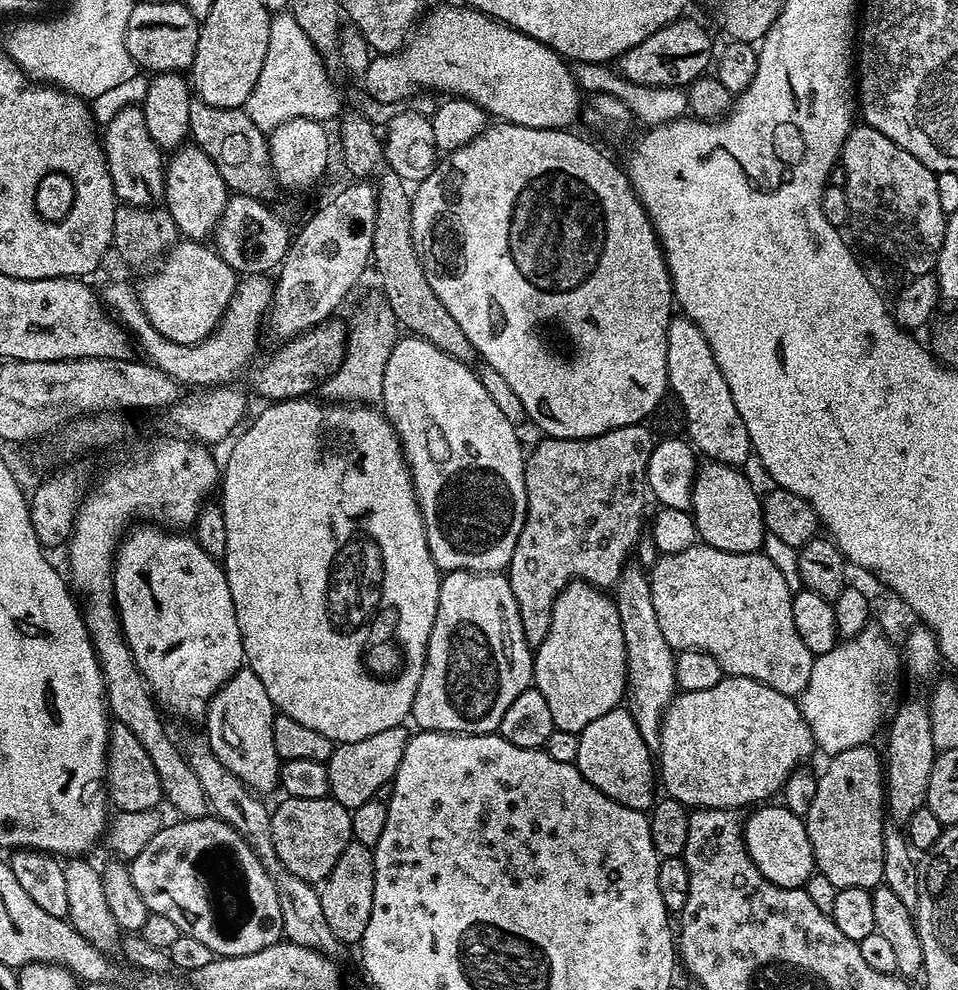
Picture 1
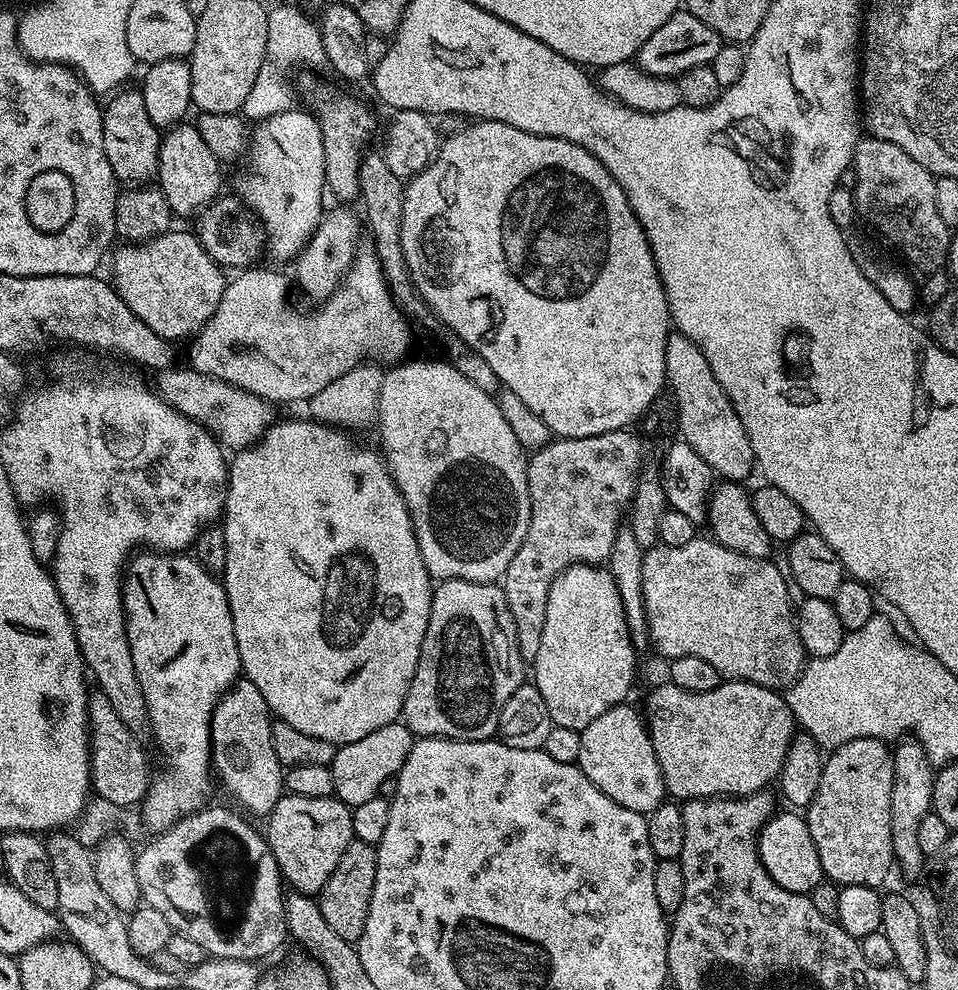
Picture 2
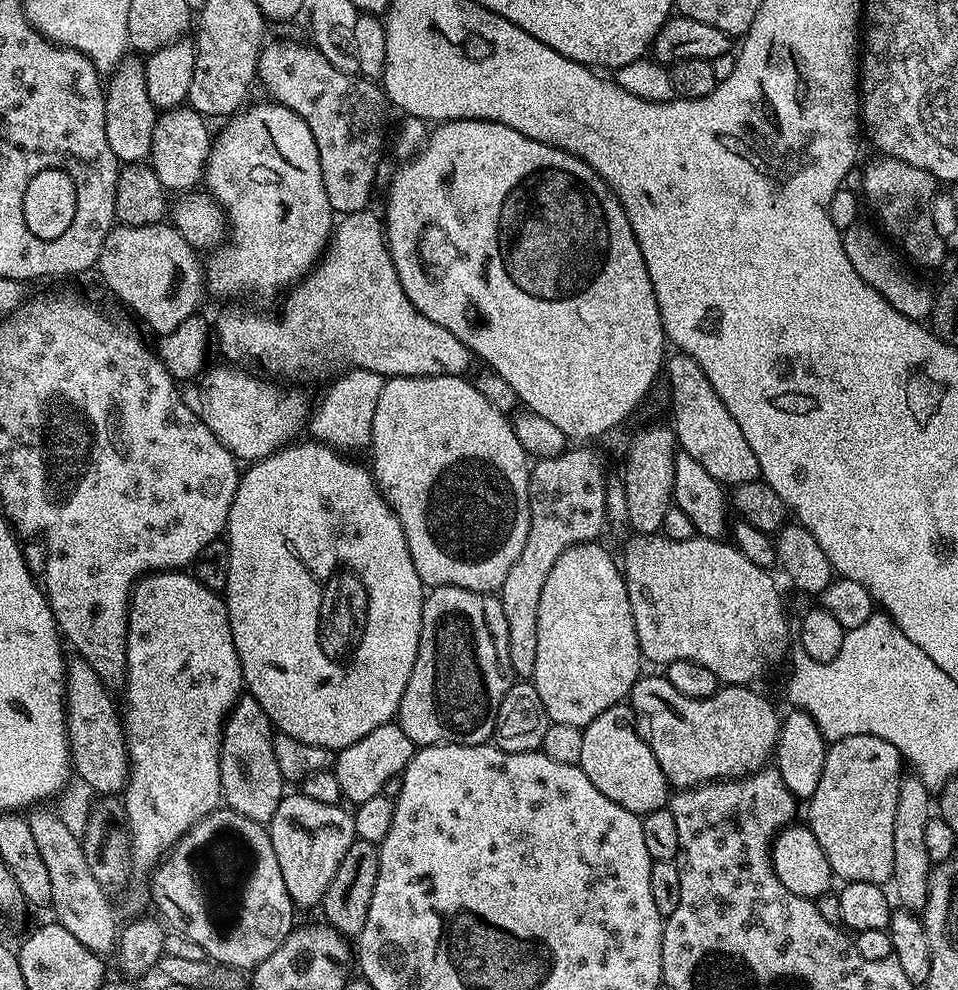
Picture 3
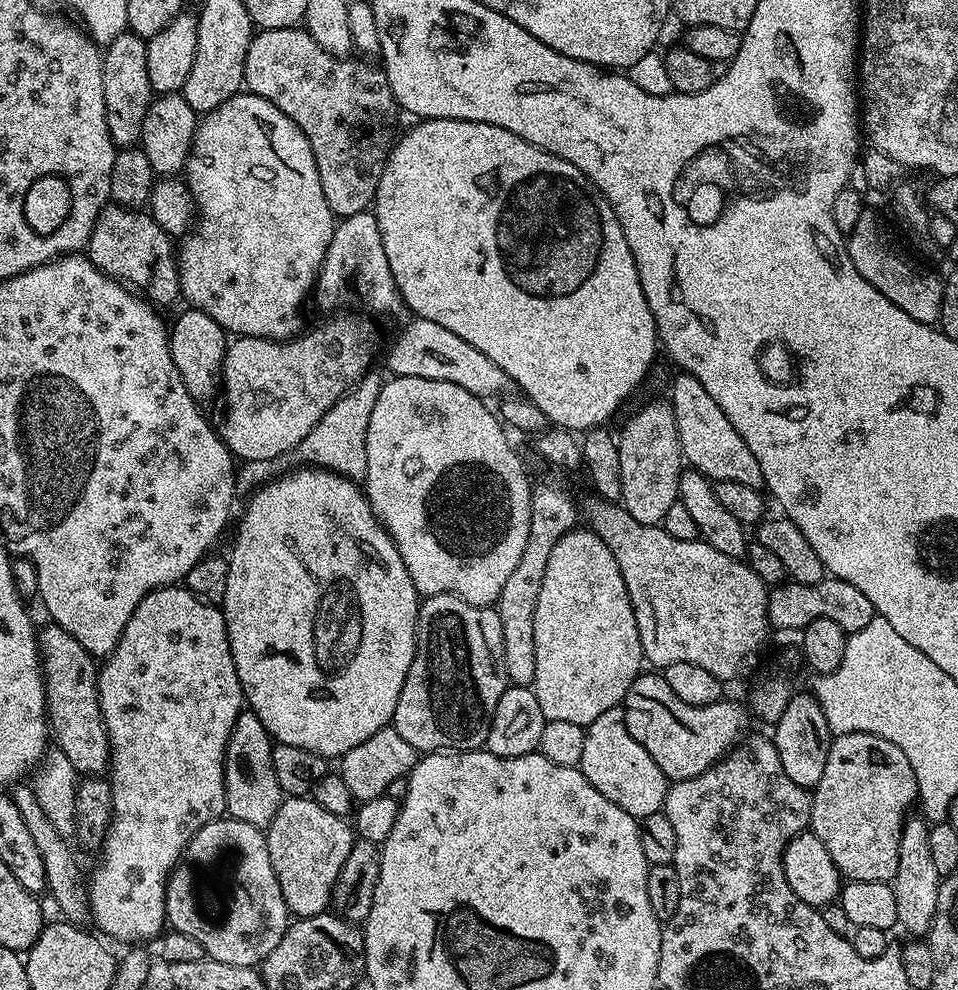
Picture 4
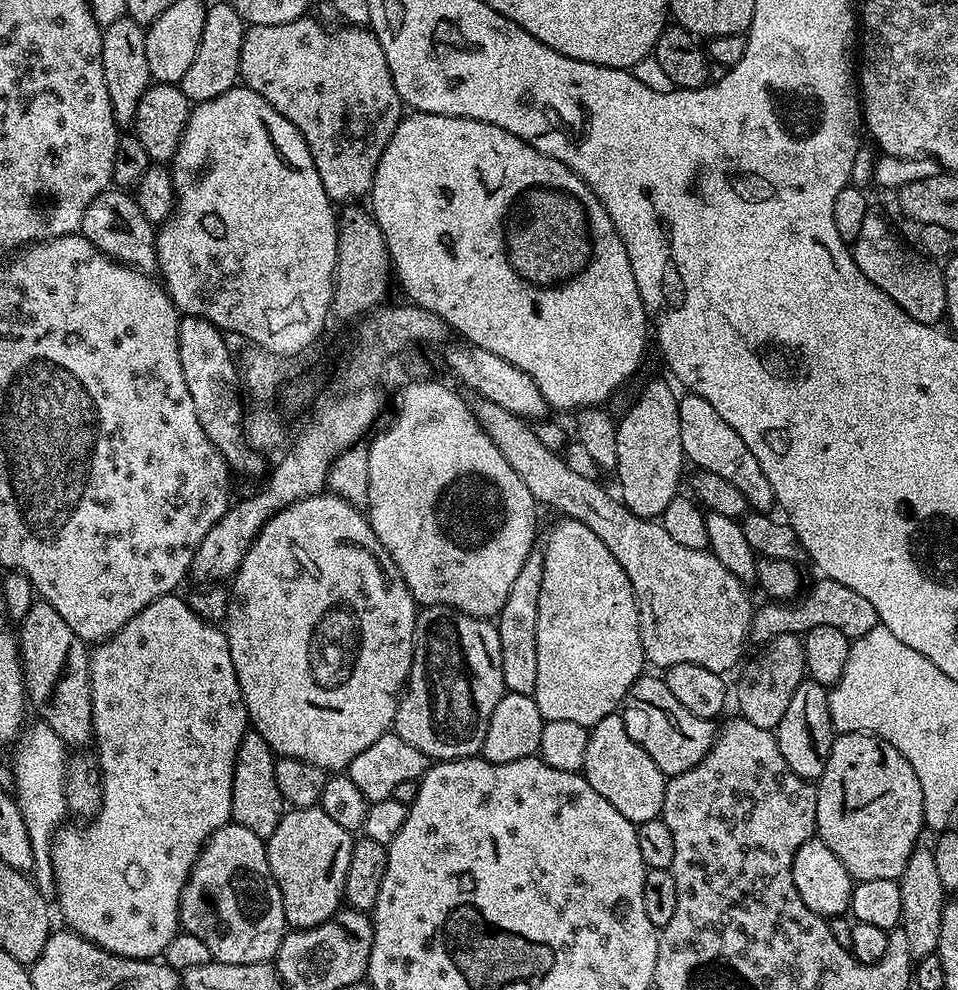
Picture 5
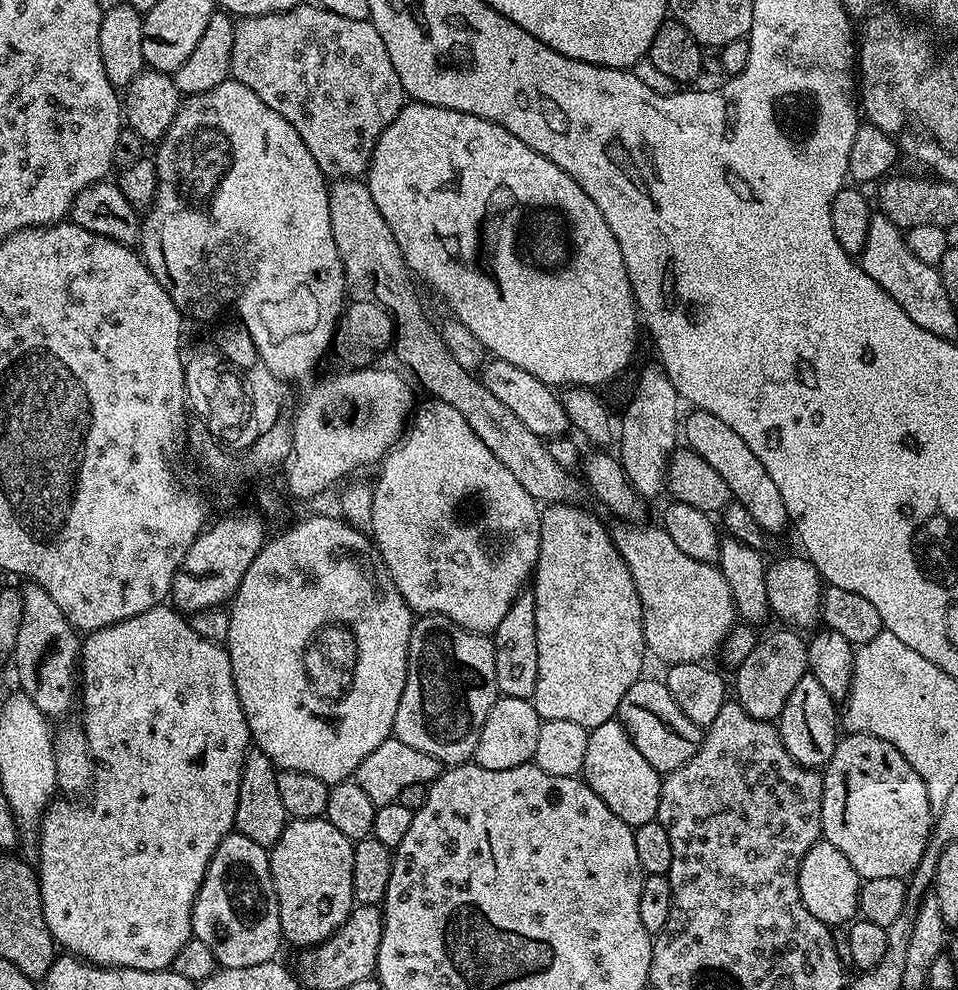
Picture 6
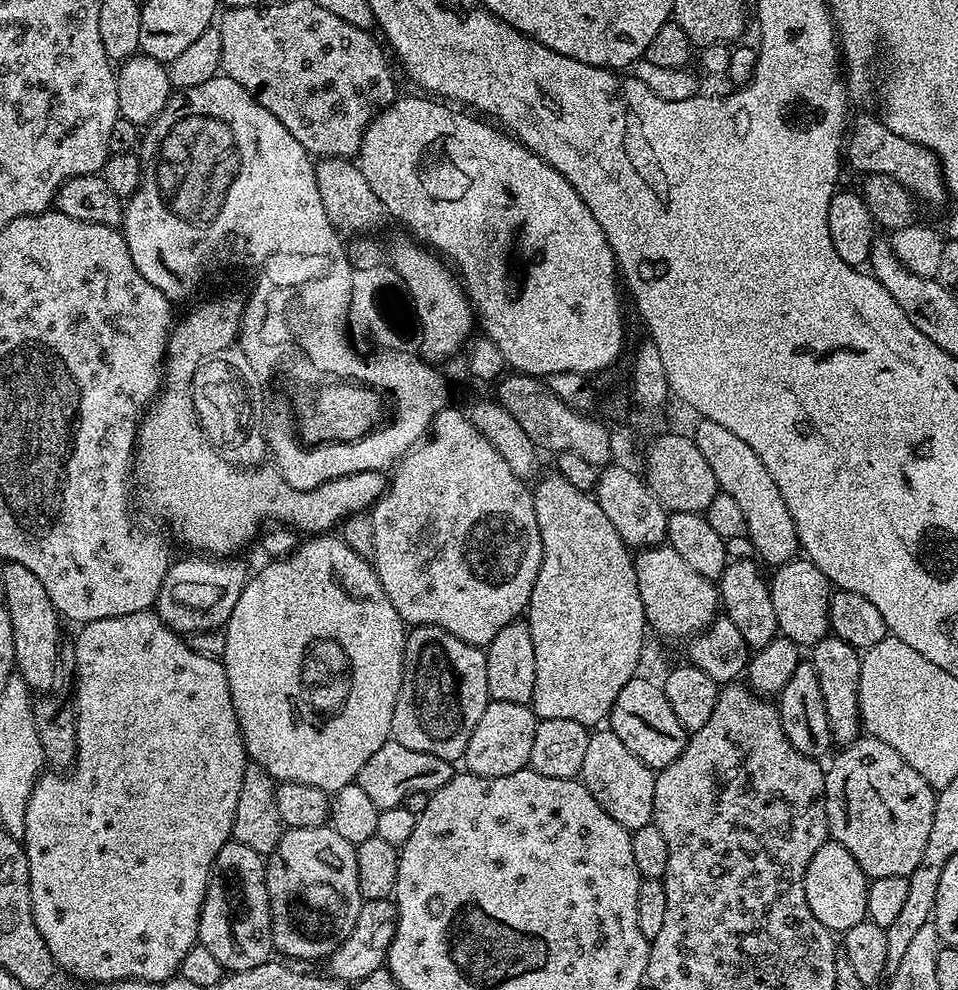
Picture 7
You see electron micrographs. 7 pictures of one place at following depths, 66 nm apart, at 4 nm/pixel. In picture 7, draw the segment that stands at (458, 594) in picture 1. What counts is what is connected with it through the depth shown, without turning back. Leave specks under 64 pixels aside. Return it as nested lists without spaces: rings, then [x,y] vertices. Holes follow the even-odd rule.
[[[433,624],[415,625],[404,641],[404,677],[398,702],[394,706],[391,739],[397,740],[402,746],[410,746],[410,750],[422,750],[422,754],[459,761],[470,742],[470,734],[474,734],[474,726],[478,726],[490,703],[486,682],[487,657],[487,651],[479,644],[462,642],[462,638]]]

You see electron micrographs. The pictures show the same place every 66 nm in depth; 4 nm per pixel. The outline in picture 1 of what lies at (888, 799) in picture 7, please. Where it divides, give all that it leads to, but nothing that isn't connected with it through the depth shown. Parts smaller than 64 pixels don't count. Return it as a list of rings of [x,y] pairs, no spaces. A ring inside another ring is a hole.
[[[863,744],[850,750],[842,750],[842,754],[831,757],[827,763],[824,773],[819,773],[818,790],[814,794],[814,802],[810,802],[810,810],[804,820],[806,830],[810,834],[810,846],[814,850],[819,875],[828,878],[837,890],[879,888],[884,879],[882,858],[886,827],[886,785],[881,753],[879,751],[876,753],[872,746]]]

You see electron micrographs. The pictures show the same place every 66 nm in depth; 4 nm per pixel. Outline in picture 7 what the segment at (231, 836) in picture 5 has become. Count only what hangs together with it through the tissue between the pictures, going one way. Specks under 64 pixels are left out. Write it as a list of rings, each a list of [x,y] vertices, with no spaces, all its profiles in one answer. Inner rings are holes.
[[[229,839],[222,850],[218,850],[212,864],[204,905],[200,911],[198,940],[206,946],[206,950],[210,950],[210,954],[214,954],[214,958],[218,958],[218,962],[222,962],[228,972],[241,972],[262,966],[273,955],[270,894],[266,890],[267,873],[265,857],[233,839]]]

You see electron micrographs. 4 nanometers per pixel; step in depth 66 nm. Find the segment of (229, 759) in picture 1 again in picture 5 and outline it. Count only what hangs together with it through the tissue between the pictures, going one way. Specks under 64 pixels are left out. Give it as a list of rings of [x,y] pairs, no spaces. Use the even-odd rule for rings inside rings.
[[[251,730],[244,733],[234,766],[231,823],[246,826],[246,830],[258,834],[258,838],[265,842],[270,838],[270,834],[274,834],[274,830],[278,830],[278,822],[286,811],[284,799],[278,790],[278,782],[274,782],[276,762],[277,757],[266,738],[262,738],[262,734]]]

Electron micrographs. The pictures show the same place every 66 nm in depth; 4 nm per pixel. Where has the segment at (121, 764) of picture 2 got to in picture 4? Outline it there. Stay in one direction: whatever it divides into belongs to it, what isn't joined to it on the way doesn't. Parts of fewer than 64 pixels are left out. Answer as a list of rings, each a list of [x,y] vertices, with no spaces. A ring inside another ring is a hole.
[[[51,622],[45,623],[45,628],[41,627],[38,632],[40,642],[40,659],[44,670],[44,693],[46,694],[46,706],[48,707],[48,724],[50,736],[55,747],[70,758],[70,766],[74,766],[77,774],[83,774],[88,778],[96,778],[107,773],[110,768],[110,757],[112,751],[108,745],[108,731],[102,718],[100,709],[100,699],[98,698],[98,686],[96,678],[98,675],[98,664],[91,654],[82,650],[66,630],[62,630],[58,625]]]

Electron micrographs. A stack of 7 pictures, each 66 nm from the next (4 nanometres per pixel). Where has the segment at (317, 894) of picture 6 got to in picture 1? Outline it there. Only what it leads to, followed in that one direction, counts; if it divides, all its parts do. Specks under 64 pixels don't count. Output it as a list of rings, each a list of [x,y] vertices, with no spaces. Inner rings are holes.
[[[284,798],[272,813],[272,841],[274,850],[290,870],[290,874],[298,874],[306,882],[319,885],[334,870],[334,862],[338,862],[338,854],[353,843],[352,813],[331,798]]]

